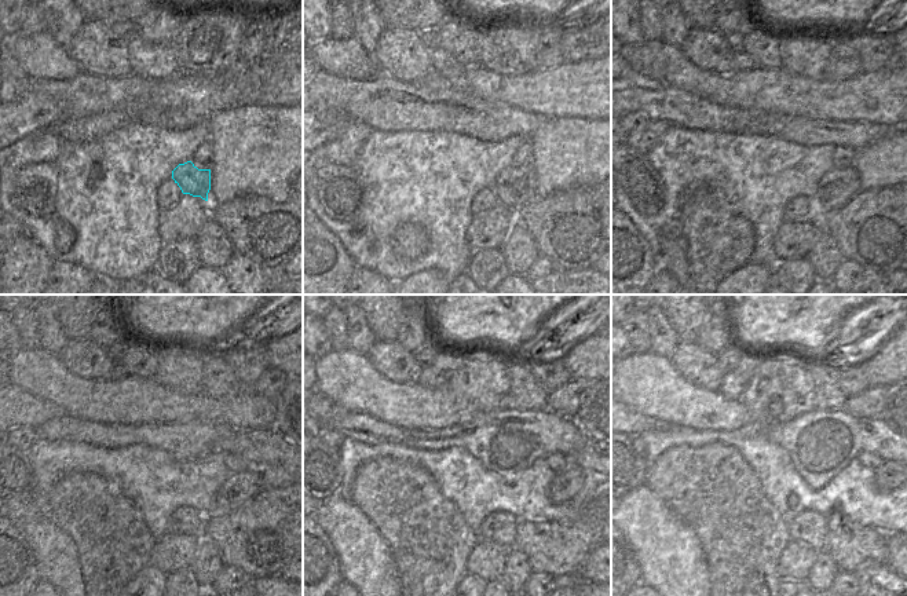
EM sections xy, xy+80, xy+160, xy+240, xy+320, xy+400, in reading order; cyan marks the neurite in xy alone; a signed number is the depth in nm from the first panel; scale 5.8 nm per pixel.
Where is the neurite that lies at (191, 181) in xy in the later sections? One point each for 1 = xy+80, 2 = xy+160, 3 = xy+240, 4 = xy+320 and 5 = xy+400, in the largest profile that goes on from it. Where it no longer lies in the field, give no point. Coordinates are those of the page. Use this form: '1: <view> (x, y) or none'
1: xy+80 (515, 186)
2: xy+160 (837, 186)
3: xy+240 (240, 487)
4: xy+320 (573, 483)
5: xy+400 (891, 475)

